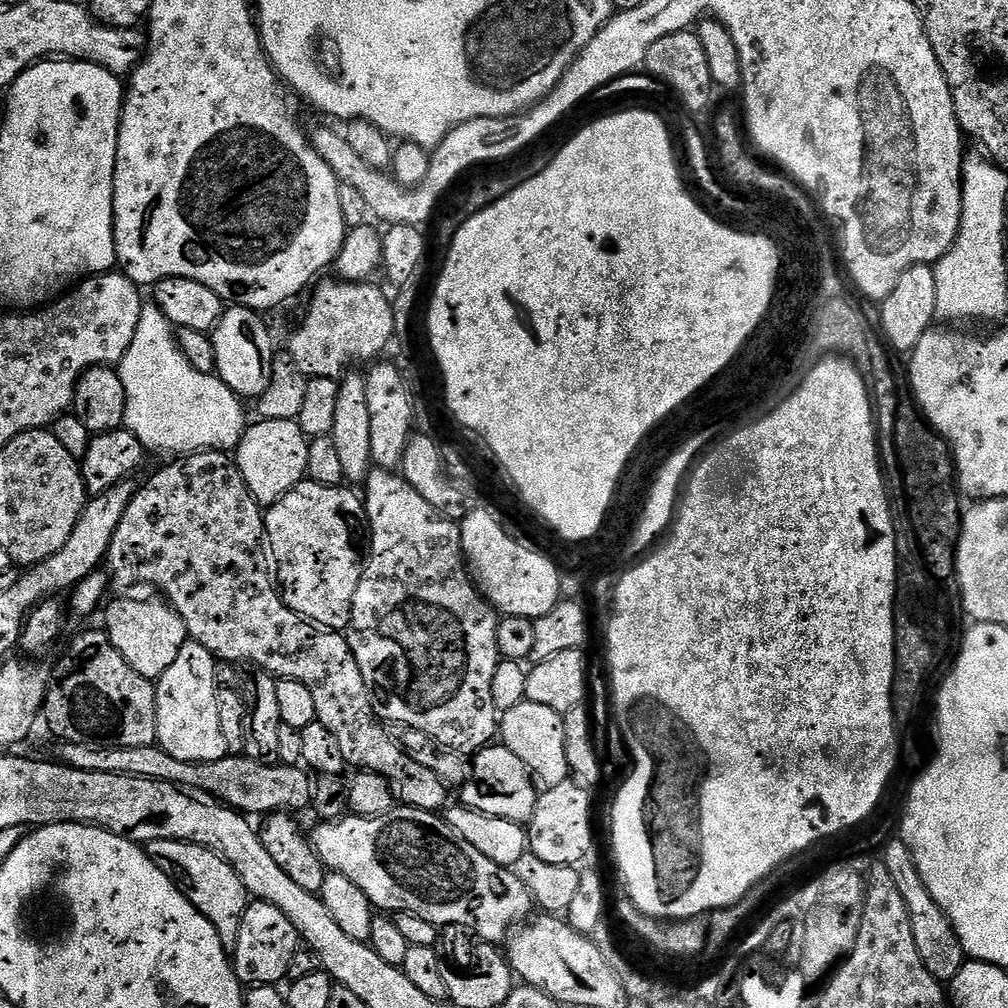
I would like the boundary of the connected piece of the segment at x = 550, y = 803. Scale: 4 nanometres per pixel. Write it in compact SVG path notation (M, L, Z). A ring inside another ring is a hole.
M571 782L562 786L554 786L554 790L539 793L536 797L536 809L532 819L526 824L530 851L551 864L567 868L579 865L579 860L586 859L588 851L592 848L592 798L589 792Z

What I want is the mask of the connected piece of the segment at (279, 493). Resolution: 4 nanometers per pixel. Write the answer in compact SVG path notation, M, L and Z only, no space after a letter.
M262 420L249 423L234 449L234 459L250 494L261 506L277 504L308 475L309 437L294 420Z

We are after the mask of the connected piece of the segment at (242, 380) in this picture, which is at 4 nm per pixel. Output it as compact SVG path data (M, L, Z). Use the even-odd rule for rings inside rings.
M228 306L210 333L216 359L215 375L220 377L221 382L233 394L241 398L259 398L266 386L270 386L274 347L272 348L272 332L264 320L267 319L252 308Z

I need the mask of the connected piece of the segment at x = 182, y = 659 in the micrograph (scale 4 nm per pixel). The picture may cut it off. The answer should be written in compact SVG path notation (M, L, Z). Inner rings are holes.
M189 639L170 670L155 681L156 744L178 762L218 762L229 755L219 721L216 657L197 640Z

